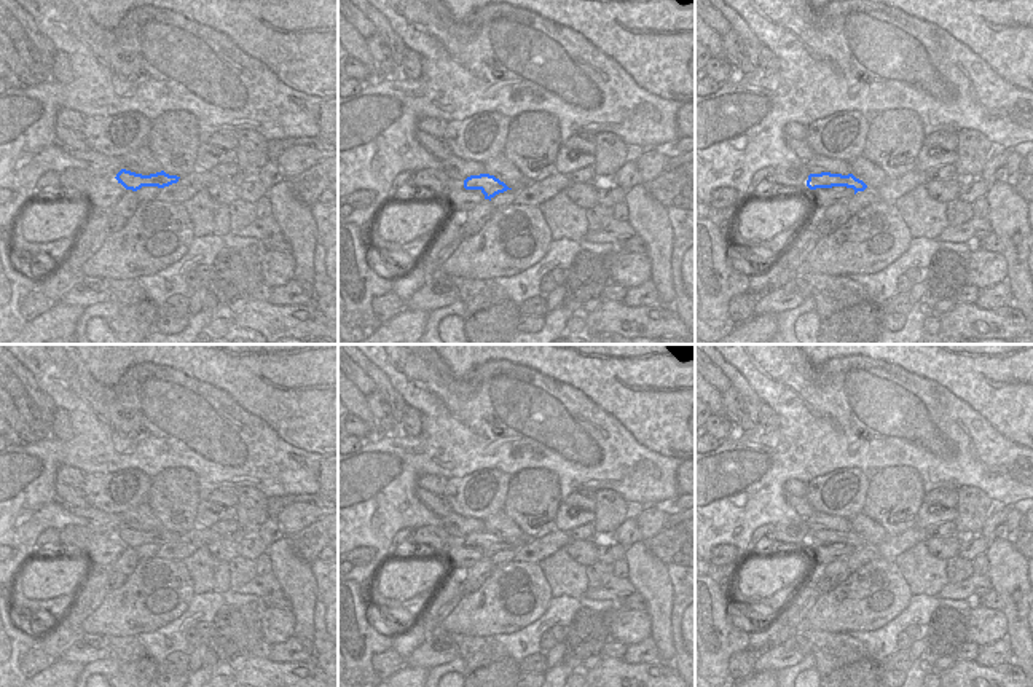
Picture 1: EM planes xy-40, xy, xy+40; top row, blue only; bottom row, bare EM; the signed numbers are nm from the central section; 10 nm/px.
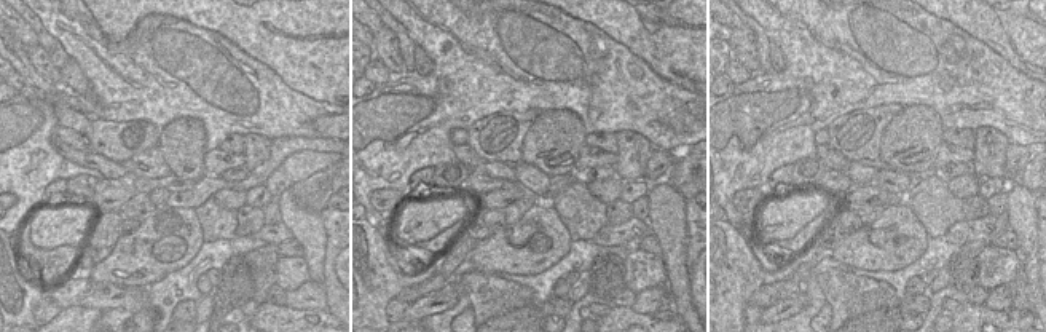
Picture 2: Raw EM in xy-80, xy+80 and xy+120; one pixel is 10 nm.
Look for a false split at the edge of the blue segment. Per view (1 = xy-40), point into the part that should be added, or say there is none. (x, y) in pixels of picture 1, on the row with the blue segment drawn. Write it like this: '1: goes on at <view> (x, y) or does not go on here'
1: does not go on here

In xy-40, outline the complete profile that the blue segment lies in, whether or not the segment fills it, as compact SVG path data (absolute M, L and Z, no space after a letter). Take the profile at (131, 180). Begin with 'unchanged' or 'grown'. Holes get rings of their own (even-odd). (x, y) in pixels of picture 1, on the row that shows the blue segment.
unchanged; M121 169L116 177L118 183L121 183L126 190L132 190L137 191L142 186L158 186L158 188L164 188L169 186L172 183L177 183L180 177L177 175L169 175L164 171L156 172L156 174L150 174L150 175L142 175L142 174L136 174L126 169Z

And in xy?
unchanged; M489 174L470 175L464 180L465 190L480 190L485 199L493 199L496 194L504 193L509 188L504 182Z

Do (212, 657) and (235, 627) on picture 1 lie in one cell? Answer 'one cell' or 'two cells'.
one cell

